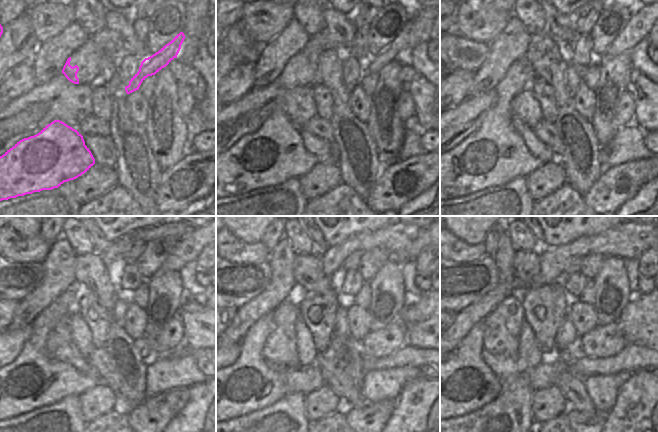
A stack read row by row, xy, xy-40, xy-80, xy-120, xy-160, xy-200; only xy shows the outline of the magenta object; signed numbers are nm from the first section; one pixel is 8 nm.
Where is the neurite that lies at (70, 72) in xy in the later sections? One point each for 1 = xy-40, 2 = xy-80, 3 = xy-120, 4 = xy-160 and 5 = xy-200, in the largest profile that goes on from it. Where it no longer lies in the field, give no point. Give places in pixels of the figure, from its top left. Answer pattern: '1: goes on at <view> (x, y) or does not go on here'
1: goes on at xy-40 (290, 77)
2: goes on at xy-80 (494, 154)
3: goes on at xy-120 (32, 381)
4: goes on at xy-160 (251, 383)
5: goes on at xy-200 (462, 383)

